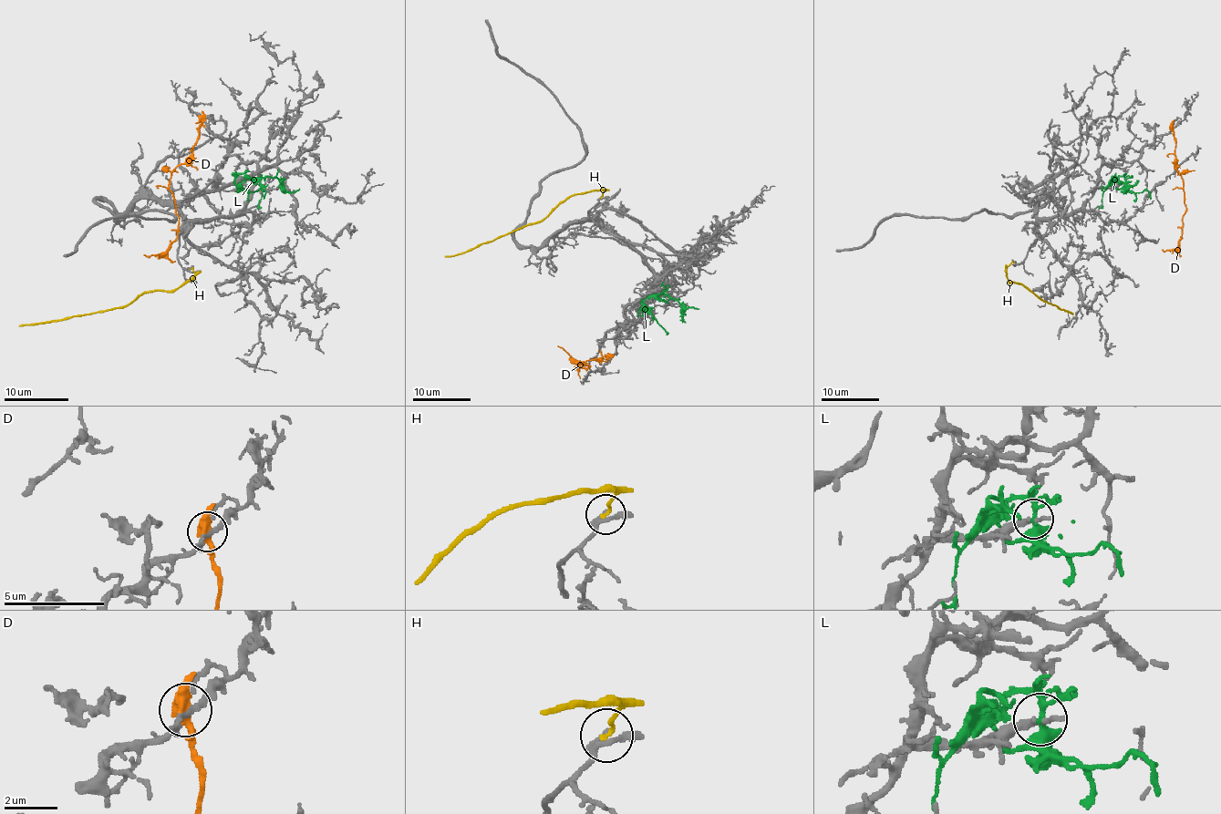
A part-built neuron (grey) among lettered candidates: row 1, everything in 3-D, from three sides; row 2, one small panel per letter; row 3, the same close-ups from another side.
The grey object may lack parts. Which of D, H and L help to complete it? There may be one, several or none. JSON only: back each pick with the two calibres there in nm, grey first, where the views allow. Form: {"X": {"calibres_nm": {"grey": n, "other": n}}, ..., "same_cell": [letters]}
{"same_cell": []}

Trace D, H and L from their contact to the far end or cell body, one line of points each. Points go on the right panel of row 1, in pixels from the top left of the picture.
D: (1172, 128), (1176, 142), (1174, 168), (1184, 182), (1186, 211), (1182, 218), (1182, 235), (1176, 248), (1162, 250)
H: (1013, 262), (1007, 267), (1009, 282), (1021, 283), (1038, 298), (1072, 314)
L: (1125, 182), (1125, 186), (1125, 179), (1115, 177), (1112, 180), (1118, 180), (1125, 187), (1123, 193), (1125, 190)

